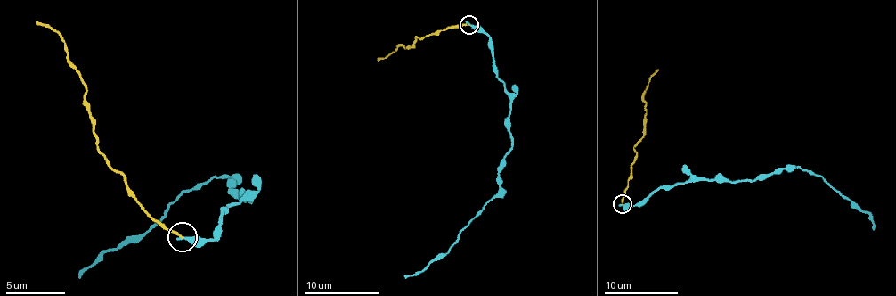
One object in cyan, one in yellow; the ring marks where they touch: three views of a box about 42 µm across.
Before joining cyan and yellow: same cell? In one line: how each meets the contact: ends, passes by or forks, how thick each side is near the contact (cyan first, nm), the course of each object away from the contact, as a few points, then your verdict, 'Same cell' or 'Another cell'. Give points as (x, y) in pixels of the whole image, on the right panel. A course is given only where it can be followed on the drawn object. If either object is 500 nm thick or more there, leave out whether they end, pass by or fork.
At the ring cyan ends. At the ring yellow ends. Thickness 320 nm (cyan) against 190 nm. Course of cyan: (622, 204), (642, 204), (660, 187), (696, 178), (741, 182), (791, 168), (818, 175), (870, 215), (874, 230). Course of yellow: (622, 204), (622, 197), (631, 176), (631, 164), (637, 154), (635, 143), (644, 134), (646, 86), (658, 69). Another cell

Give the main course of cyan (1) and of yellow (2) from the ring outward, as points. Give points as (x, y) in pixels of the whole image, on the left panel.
1: (183, 237), (215, 237), (224, 210), (248, 196), (251, 201), (227, 178), (186, 190), (80, 278)
2: (183, 237), (162, 226), (97, 149), (85, 84), (68, 48), (36, 21)

